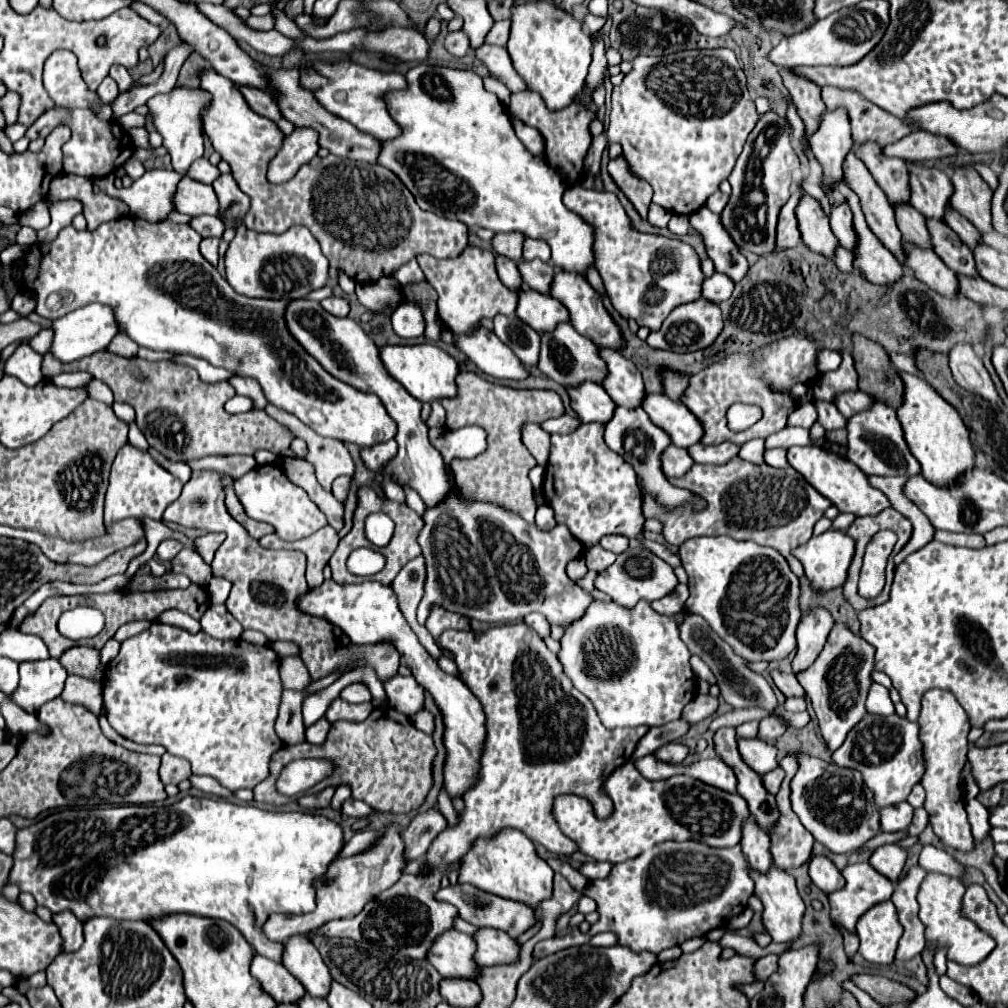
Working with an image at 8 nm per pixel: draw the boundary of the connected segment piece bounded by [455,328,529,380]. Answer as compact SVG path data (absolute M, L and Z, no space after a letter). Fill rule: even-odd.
M479 328L475 336L455 336L455 346L465 352L481 372L493 378L529 378L529 370L523 366L523 362L487 328Z

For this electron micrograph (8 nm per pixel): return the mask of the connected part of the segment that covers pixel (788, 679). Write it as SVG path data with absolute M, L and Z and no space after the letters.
M779 670L771 672L771 678L775 682L775 686L785 694L785 696L803 696L803 688L797 682L797 678L793 674L783 674Z

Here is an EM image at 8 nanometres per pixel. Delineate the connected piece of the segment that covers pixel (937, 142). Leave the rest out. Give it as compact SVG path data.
M911 130L907 136L903 136L899 142L889 144L883 148L887 156L897 156L905 162L923 162L943 156L953 156L959 152L959 148L945 136L937 136L925 130Z

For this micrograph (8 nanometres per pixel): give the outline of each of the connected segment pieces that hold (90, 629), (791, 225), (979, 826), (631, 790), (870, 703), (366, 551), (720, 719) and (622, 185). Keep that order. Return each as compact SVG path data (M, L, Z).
M73 608L59 620L59 632L72 640L97 636L105 626L105 616L97 608Z
M793 188L793 194L791 194L789 202L781 208L779 224L777 224L777 240L775 240L773 254L789 250L789 248L793 248L795 244L801 242L799 226L797 226L797 220L795 220L795 204L799 202L801 194L803 194L801 188Z
M971 798L971 800L967 800L967 814L969 814L971 832L973 832L973 842L977 846L989 836L989 830L991 830L989 812L977 798Z
M633 762L623 764L623 768L617 768L605 782L605 790L611 796L613 804L615 804L615 812L611 814L611 818L607 820L597 820L593 814L591 804L585 798L579 796L559 796L555 800L555 820L559 822L559 828L563 830L563 834L571 836L577 844L579 850L599 862L625 862L631 858L637 858L641 852L653 848L653 844L659 844L663 840L701 840L709 846L715 848L729 848L739 844L741 840L741 824L743 820L747 820L749 816L749 808L747 802L739 796L739 794L727 794L727 792L719 792L717 788L711 788L691 776L671 776L667 780L647 780L641 776L641 772L635 768Z
M871 684L869 688L869 696L867 696L867 710L873 714L881 714L881 716L889 716L895 712L893 702L889 698L889 690L881 684Z
M357 548L347 560L349 572L359 576L373 576L379 570L383 570L383 566L385 566L385 558L371 548Z
M743 708L743 710L731 710L723 716L717 716L713 722L711 722L711 732L717 732L719 728L723 726L731 726L731 728L737 728L739 724L743 722L749 722L749 720L763 720L771 716L771 710L765 710L765 708Z
M615 158L609 162L609 174L613 182L619 186L619 190L629 198L629 202L635 206L641 218L647 218L647 210L651 204L651 186L643 184L643 180L635 180L627 172L627 164L623 164L623 158Z

